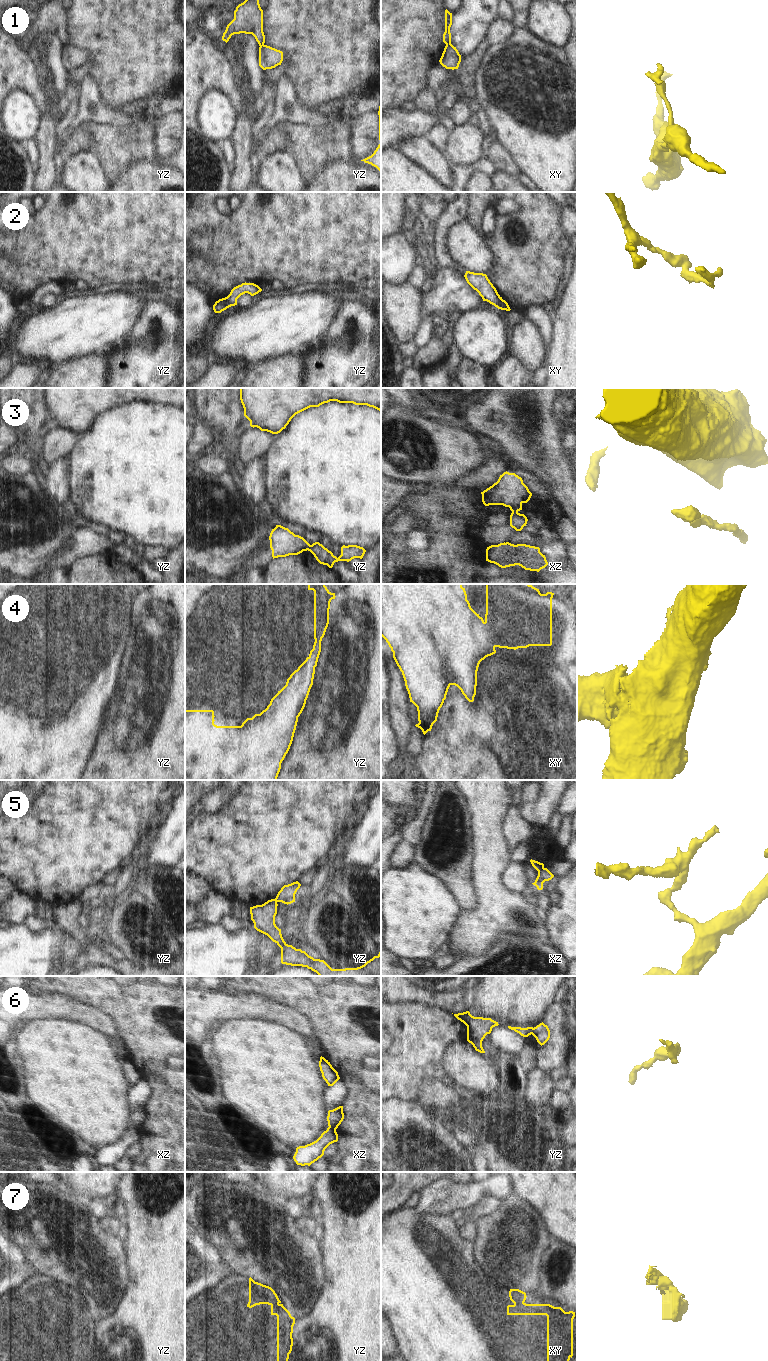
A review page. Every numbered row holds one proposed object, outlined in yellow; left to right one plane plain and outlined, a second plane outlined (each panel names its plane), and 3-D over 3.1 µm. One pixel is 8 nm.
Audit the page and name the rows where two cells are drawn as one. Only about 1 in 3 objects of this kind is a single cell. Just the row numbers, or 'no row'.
1, 2, 3, 4, 5, 6, 7

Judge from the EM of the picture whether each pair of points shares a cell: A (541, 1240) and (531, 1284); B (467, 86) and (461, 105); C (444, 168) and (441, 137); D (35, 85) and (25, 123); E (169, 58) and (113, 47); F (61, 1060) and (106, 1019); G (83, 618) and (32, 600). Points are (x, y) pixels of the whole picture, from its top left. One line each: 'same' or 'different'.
A: same
B: different
C: different
D: different
E: same
F: different
G: same

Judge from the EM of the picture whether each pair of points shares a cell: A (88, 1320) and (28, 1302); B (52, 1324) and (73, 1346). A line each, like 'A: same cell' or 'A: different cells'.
A: same cell
B: different cells

